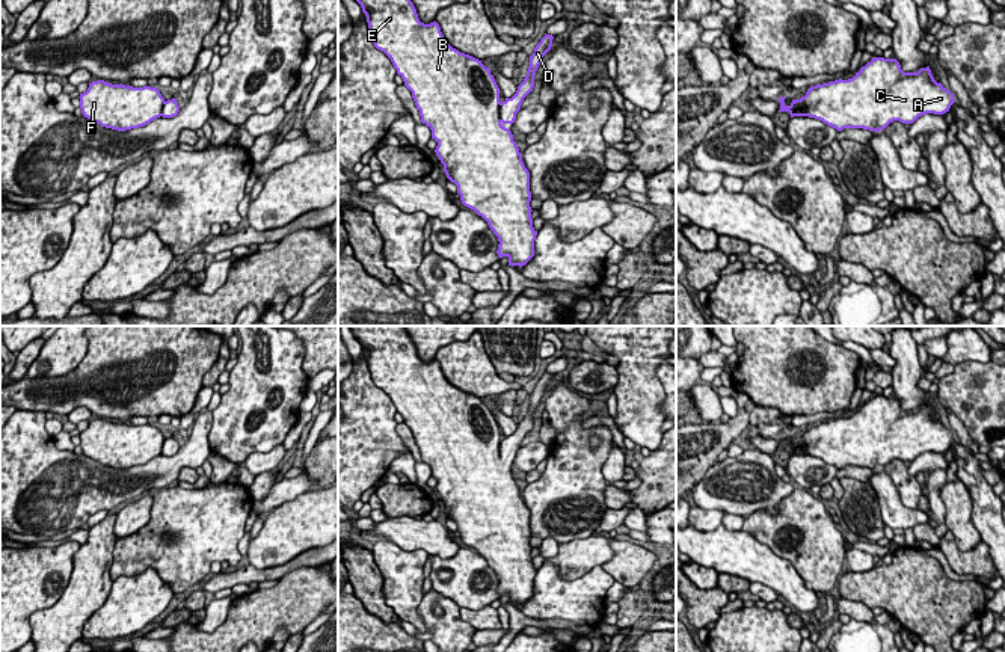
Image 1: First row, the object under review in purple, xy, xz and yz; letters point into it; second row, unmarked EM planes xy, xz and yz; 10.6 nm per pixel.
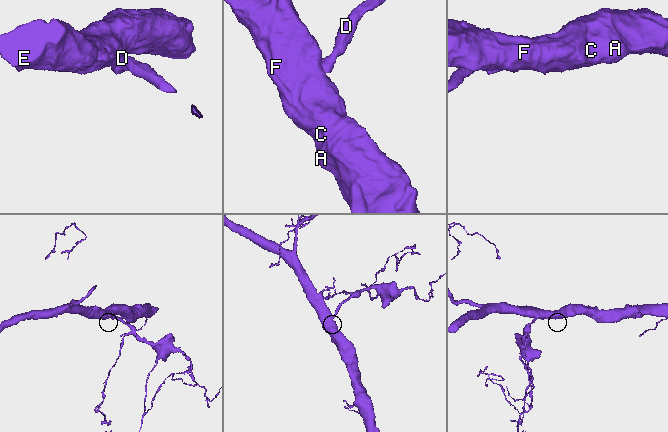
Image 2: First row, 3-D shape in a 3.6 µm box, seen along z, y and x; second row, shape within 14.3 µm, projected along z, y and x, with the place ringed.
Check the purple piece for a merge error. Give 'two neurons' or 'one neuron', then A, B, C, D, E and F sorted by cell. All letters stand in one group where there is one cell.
one neuron; groups A B C D E F

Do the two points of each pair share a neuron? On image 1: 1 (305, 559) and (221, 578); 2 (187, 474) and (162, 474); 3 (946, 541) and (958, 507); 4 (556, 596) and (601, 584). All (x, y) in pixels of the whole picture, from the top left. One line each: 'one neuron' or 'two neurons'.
1: one neuron
2: two neurons
3: two neurons
4: one neuron

